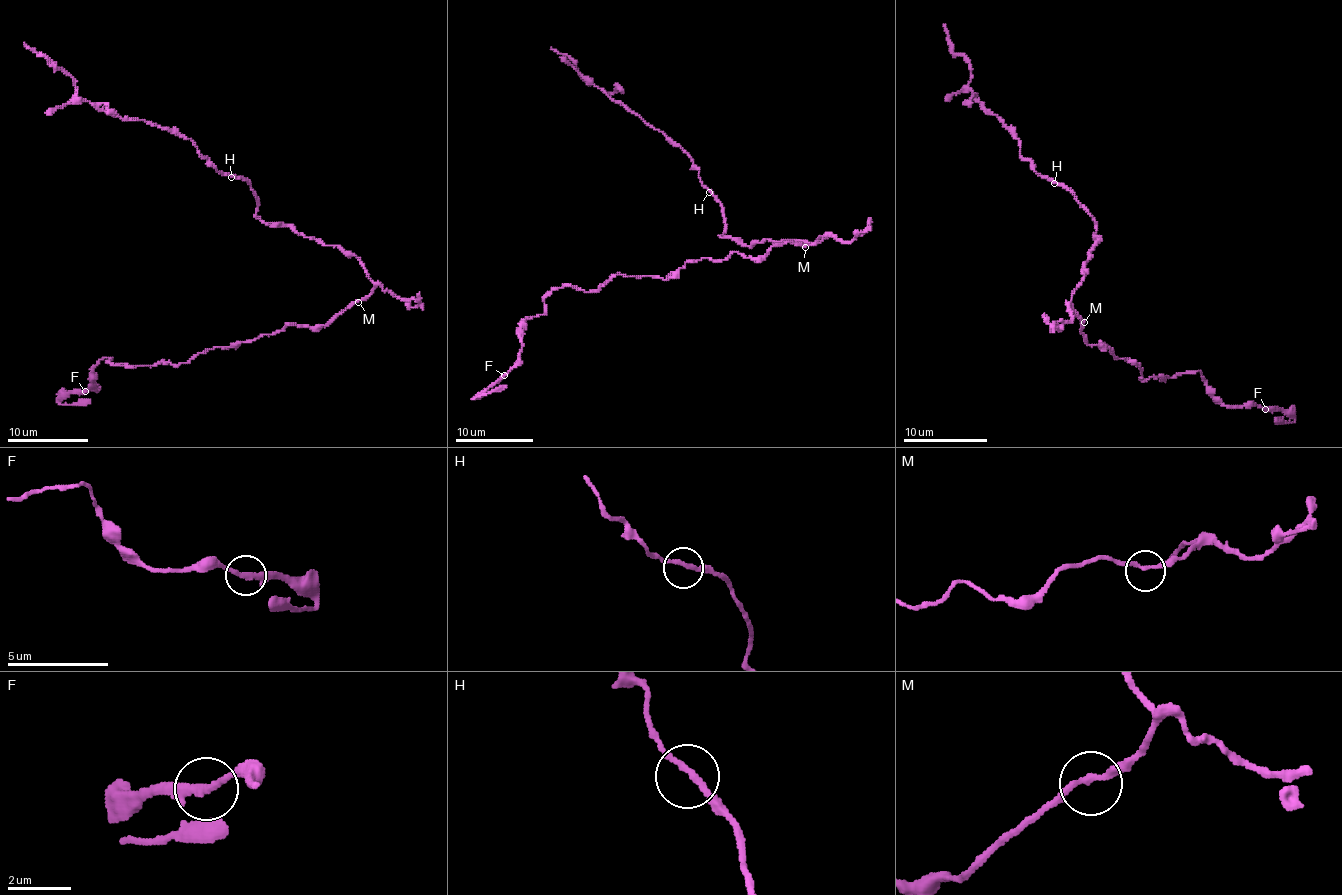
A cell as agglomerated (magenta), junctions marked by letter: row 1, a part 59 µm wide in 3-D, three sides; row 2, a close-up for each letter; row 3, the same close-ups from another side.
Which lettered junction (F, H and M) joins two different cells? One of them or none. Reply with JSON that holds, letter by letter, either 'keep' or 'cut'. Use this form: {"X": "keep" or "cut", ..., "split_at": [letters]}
{"F": "keep", "H": "keep", "M": "keep", "split_at": []}

